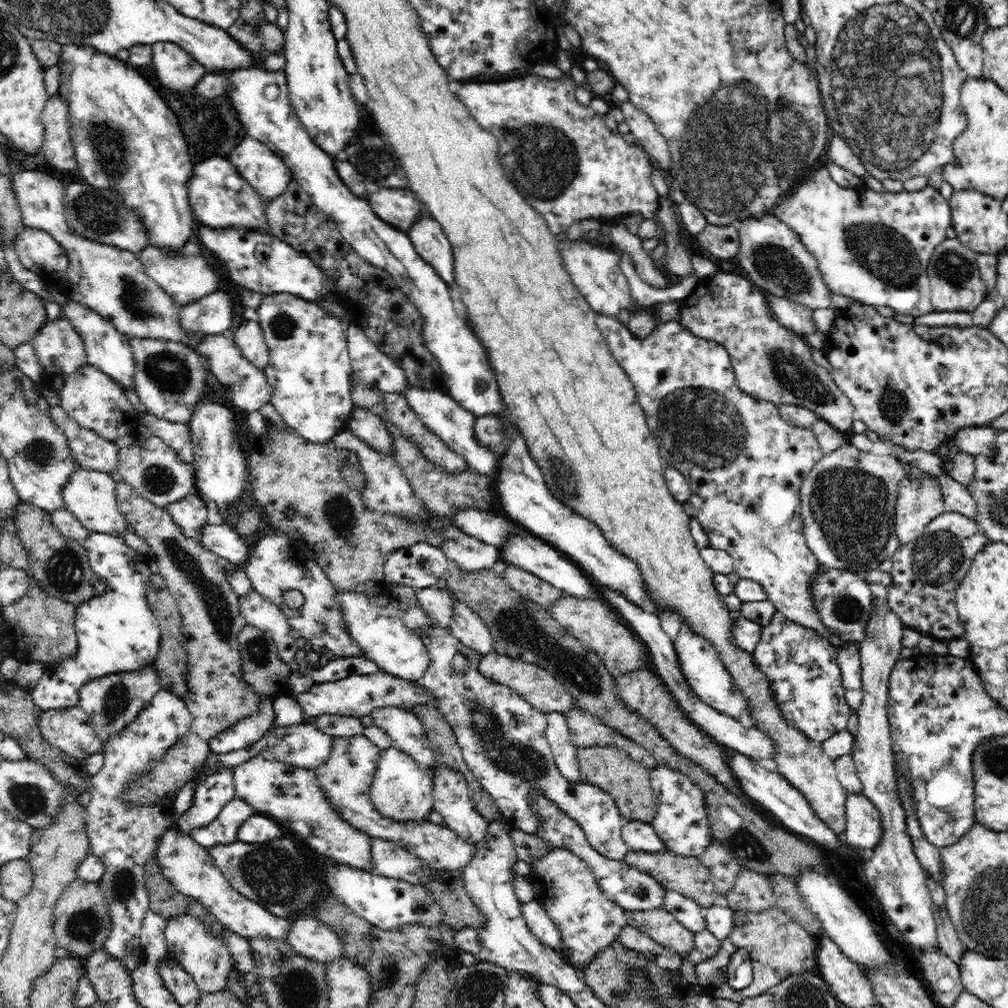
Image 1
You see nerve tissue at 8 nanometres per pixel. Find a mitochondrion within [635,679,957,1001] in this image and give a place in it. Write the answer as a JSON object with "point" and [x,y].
{"point":[751,848]}

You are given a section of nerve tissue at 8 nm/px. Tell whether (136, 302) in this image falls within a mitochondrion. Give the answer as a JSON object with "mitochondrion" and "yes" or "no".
{"mitochondrion":"yes"}

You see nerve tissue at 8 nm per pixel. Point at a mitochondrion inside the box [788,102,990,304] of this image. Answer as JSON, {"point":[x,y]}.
{"point":[884,251]}

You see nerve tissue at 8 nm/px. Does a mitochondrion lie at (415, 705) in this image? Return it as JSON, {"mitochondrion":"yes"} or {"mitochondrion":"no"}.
{"mitochondrion":"no"}

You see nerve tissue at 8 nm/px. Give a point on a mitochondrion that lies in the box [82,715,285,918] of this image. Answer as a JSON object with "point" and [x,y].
{"point":[123,881]}

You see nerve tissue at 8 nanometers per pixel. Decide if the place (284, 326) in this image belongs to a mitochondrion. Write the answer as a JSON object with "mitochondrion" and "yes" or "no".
{"mitochondrion":"yes"}

